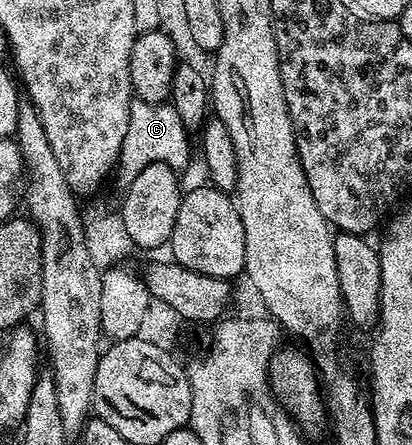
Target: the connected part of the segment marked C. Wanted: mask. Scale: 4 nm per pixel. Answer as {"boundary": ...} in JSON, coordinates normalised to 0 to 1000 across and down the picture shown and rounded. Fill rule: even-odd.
{"boundary":[[[320,222],[313,238],[313,292],[303,292],[303,319],[294,319],[294,346],[284,371],[291,425],[306,422],[352,382],[352,373],[398,369],[430,391],[464,360],[464,324],[454,285],[439,274],[430,247],[410,229],[374,234],[350,225]]]}

